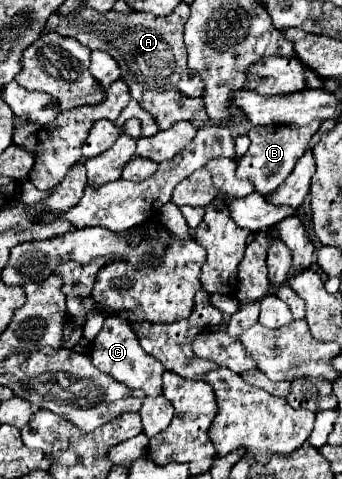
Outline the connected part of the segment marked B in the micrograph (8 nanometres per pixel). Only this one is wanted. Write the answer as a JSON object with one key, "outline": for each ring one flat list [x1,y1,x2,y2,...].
{"outline":[[320,122,302,126,302,128,288,128,288,126,276,126,276,128,256,128,250,130,248,136,252,140,246,156,242,160,238,160,238,170,236,176,238,178,246,178,256,186,256,192,268,196,270,192,274,192,292,172,296,160,306,152,308,148,308,140,316,134]]}

